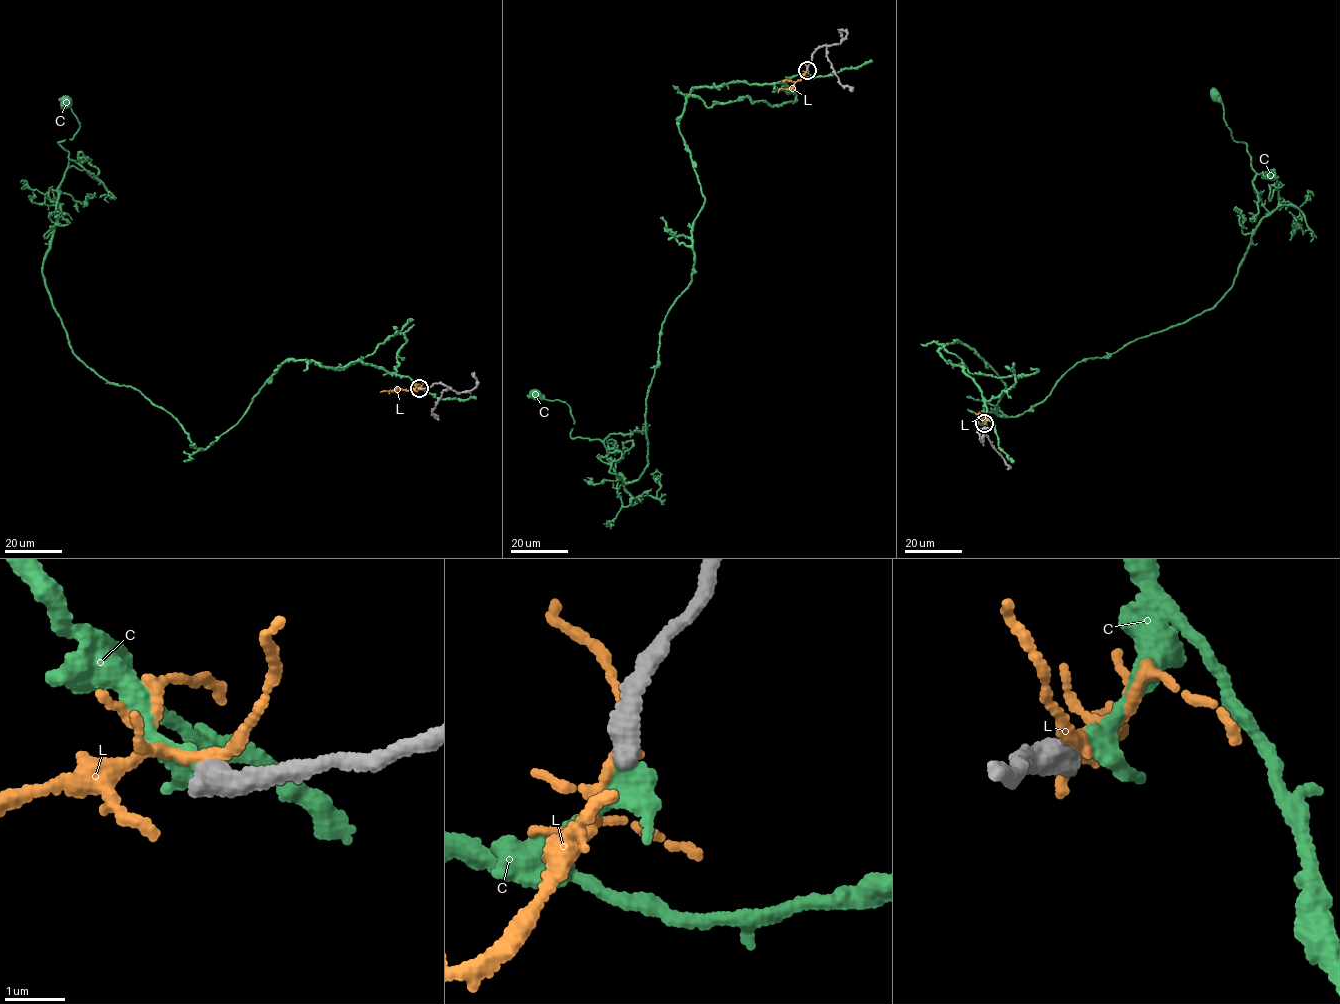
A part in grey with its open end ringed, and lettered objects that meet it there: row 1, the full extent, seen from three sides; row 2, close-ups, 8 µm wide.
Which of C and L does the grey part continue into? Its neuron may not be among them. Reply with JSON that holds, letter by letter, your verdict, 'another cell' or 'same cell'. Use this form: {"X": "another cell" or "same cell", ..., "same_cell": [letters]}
{"C": "same cell", "L": "another cell", "same_cell": ["C"]}

